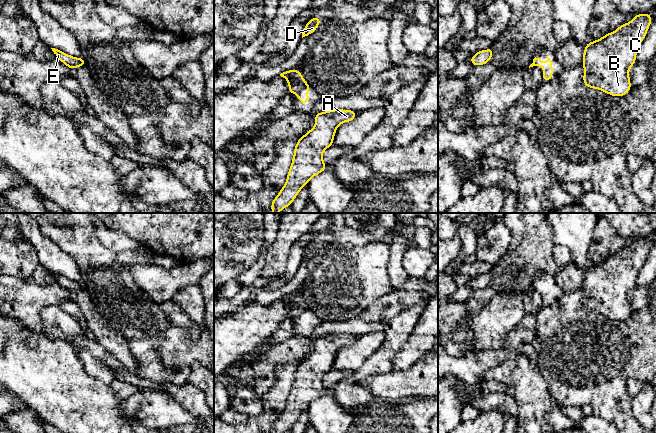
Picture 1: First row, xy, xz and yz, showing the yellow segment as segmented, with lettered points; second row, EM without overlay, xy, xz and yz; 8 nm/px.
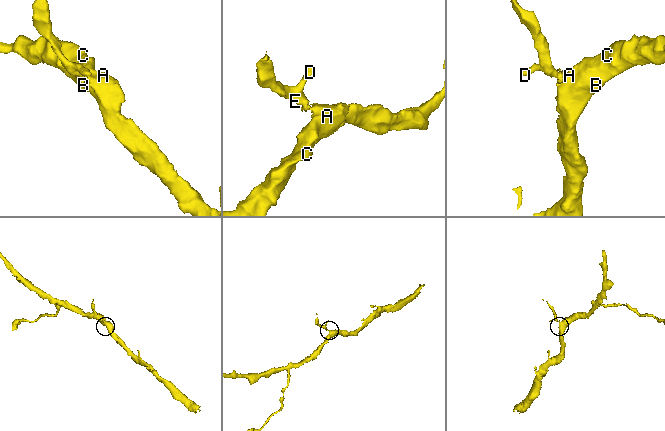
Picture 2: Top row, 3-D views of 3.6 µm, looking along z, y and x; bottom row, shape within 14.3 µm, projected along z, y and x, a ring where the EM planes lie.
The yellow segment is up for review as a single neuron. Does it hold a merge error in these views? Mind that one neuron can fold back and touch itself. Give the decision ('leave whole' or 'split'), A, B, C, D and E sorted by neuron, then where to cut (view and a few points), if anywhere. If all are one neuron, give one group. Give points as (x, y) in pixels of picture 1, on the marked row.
split; A B C / D E; cut in xz along (307, 84), (298, 93)

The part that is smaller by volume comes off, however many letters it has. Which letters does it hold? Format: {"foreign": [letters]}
{"foreign": ["D", "E"]}

